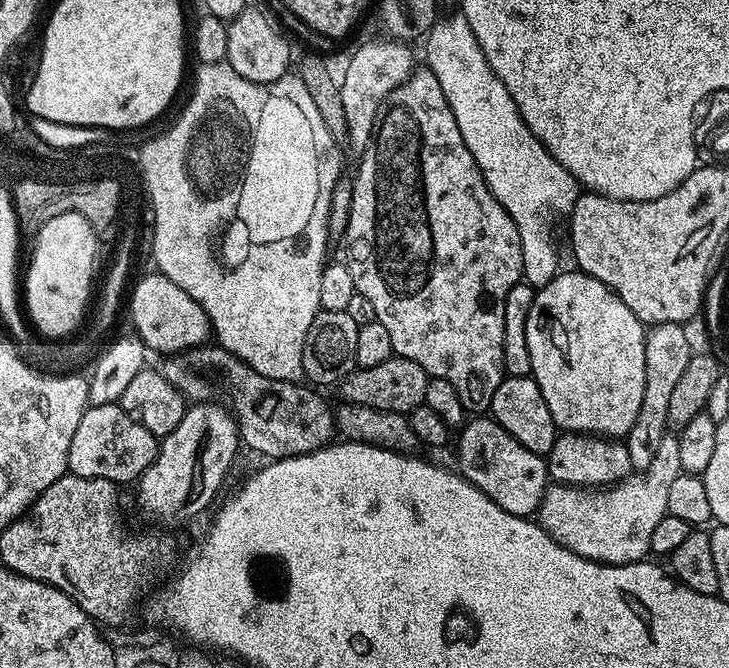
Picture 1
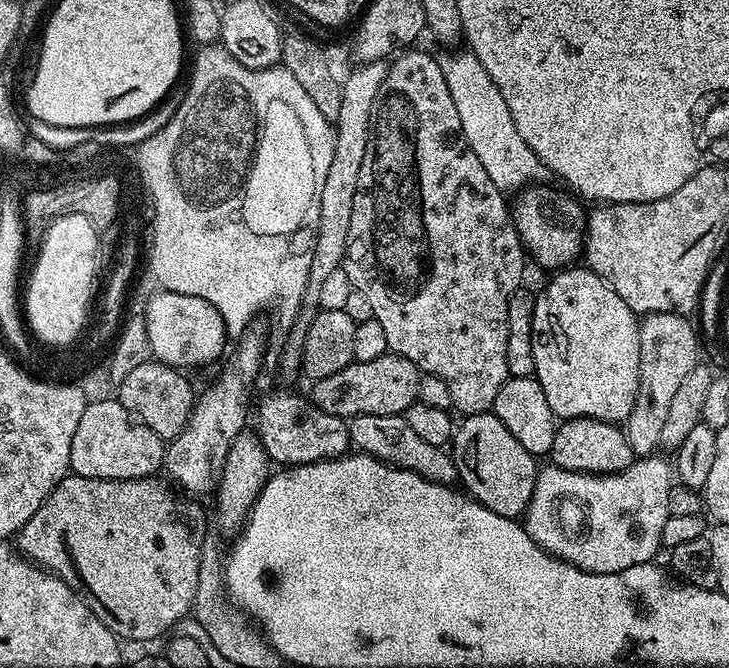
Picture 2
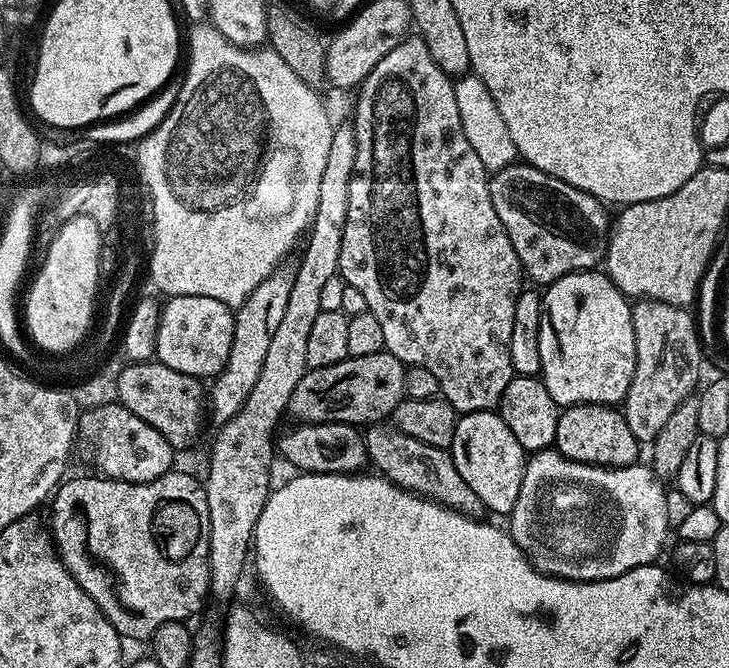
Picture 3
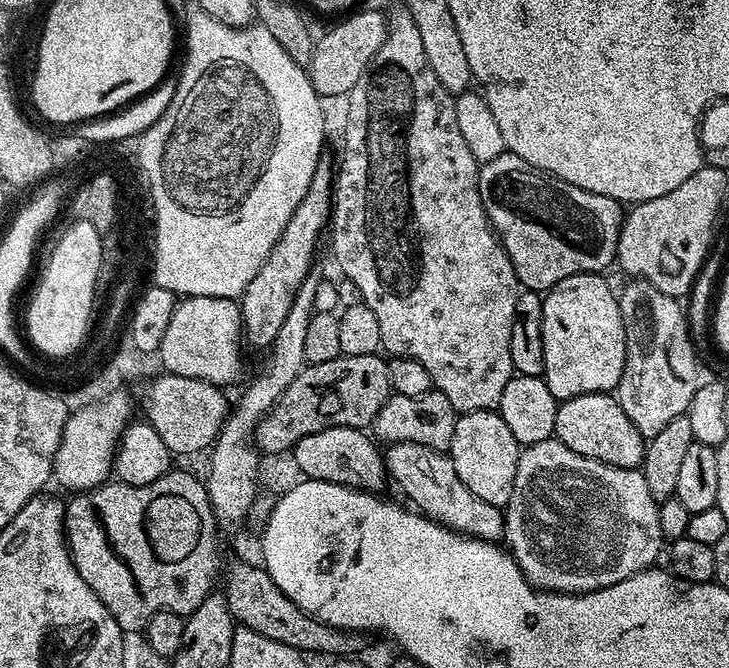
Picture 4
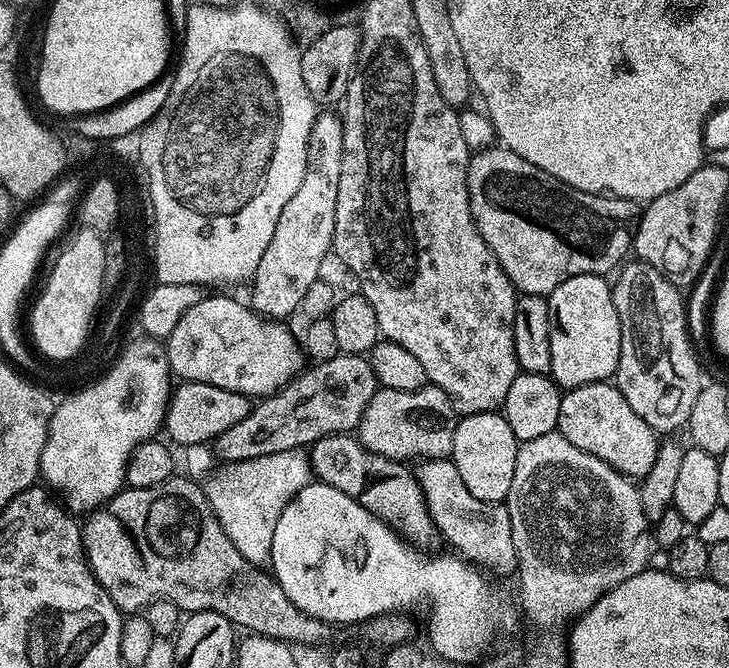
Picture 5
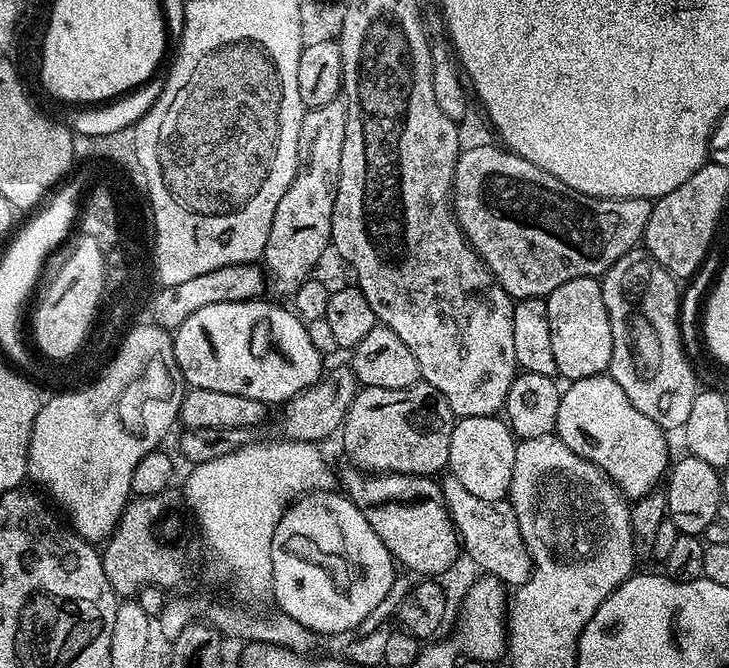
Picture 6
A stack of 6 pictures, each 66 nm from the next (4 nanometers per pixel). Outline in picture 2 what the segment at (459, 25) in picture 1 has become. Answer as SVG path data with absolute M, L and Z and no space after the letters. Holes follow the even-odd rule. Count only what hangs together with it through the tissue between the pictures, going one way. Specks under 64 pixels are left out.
M471 50L452 52L449 56L439 57L442 74L446 78L446 86L450 86L450 98L454 98L454 106L458 106L458 118L462 118L462 134L466 142L478 154L478 162L482 162L486 174L490 174L490 182L498 186L505 194L543 181L546 176L544 164L526 146L526 138L518 134L518 126L514 126L514 118L510 114L510 106L506 106L506 98L502 98L502 90L494 86L494 78L486 74L486 66L478 62Z

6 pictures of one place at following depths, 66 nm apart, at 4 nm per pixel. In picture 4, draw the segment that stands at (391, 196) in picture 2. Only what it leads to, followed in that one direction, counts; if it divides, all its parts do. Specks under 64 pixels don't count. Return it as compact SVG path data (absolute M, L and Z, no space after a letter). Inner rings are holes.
M397 6L392 16L390 12L387 21L388 33L378 54L374 54L374 58L368 63L368 69L364 71L362 78L358 78L354 90L346 97L348 117L344 120L344 161L338 164L338 175L334 180L334 211L330 221L332 252L336 255L336 264L344 271L345 278L356 284L360 291L359 299L366 306L370 306L370 310L374 310L374 315L378 318L378 330L382 330L381 349L385 353L392 352L388 354L393 357L408 356L422 362L422 366L426 366L426 374L430 374L433 389L450 398L450 406L454 406L456 413L487 412L499 405L502 390L506 390L506 382L510 382L514 375L510 358L510 334L514 330L514 314L522 285L514 274L510 254L506 254L504 244L496 237L482 206L482 198L478 194L478 161L470 146L466 146L462 130L458 130L458 114L453 93L444 89L434 70L430 70L430 62L426 62L426 50L422 50L418 26L414 26L414 18L407 8Z

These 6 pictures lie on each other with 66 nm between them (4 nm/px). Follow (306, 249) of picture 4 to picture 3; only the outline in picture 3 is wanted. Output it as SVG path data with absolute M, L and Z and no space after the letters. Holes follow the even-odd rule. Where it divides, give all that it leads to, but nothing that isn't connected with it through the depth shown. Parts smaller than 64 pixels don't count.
M281 266L272 272L246 298L246 302L235 309L236 325L234 338L230 342L230 354L226 358L224 368L210 384L210 420L213 425L224 424L246 402L250 390L254 390L254 382L258 382L258 374L262 374L262 362L266 362L266 353L270 341L274 339L274 330L282 322L286 314L286 302L290 298L290 286L294 286L295 271L291 267Z

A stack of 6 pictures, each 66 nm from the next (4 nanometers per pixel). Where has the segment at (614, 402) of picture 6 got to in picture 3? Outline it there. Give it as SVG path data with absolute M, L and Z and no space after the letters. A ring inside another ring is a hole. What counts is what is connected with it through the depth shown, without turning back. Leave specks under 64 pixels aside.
M575 404L572 408L563 409L558 418L554 447L566 458L583 464L599 464L601 468L625 468L635 464L641 459L640 451L642 451L640 441L634 438L634 434L630 434L630 426L626 426L623 411L619 407L606 404Z

